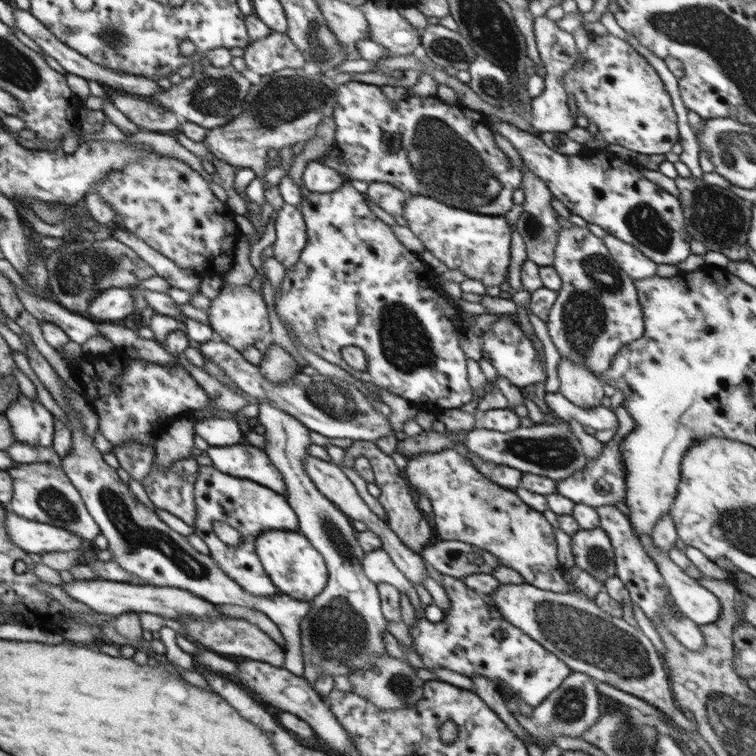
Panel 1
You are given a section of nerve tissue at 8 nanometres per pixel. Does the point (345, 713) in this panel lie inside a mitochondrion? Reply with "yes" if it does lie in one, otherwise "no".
no

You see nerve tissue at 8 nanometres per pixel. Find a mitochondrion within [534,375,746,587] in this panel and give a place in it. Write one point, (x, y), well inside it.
(689, 419)

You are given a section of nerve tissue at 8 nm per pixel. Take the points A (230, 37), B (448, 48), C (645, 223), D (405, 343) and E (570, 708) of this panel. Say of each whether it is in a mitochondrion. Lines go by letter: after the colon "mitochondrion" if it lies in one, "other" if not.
A: other
B: mitochondrion
C: mitochondrion
D: mitochondrion
E: mitochondrion

